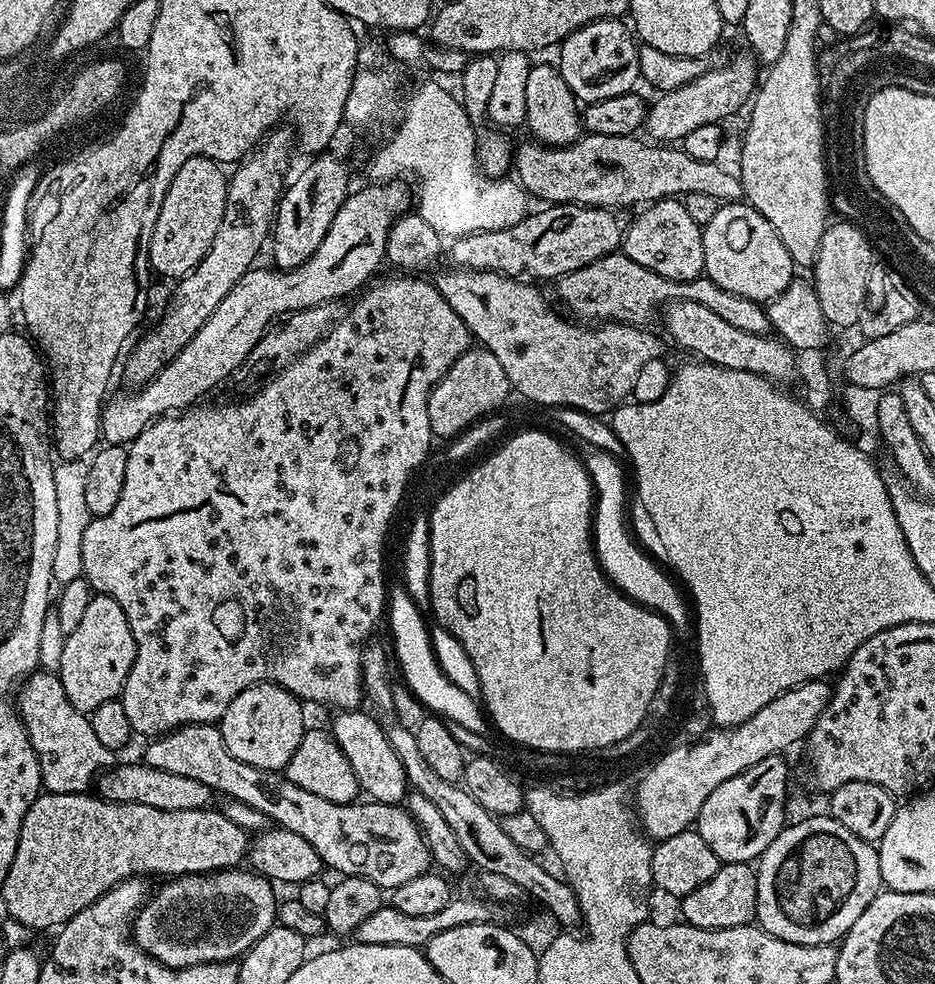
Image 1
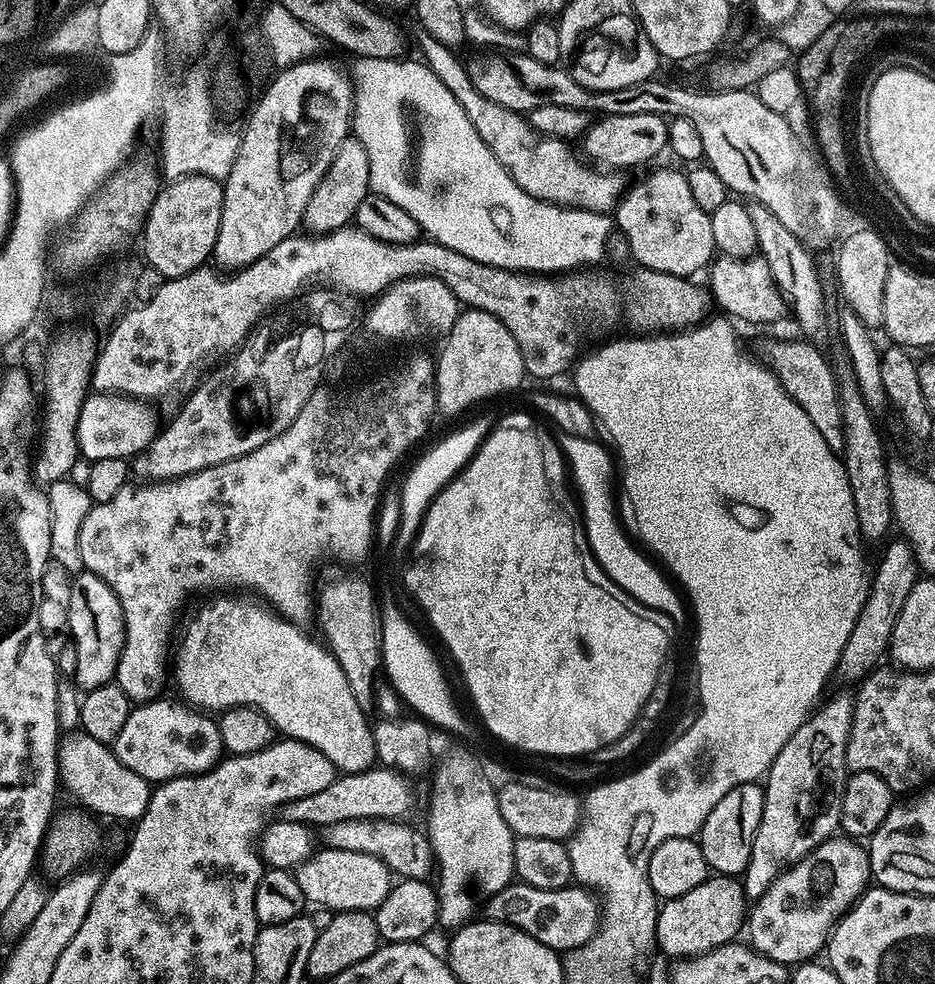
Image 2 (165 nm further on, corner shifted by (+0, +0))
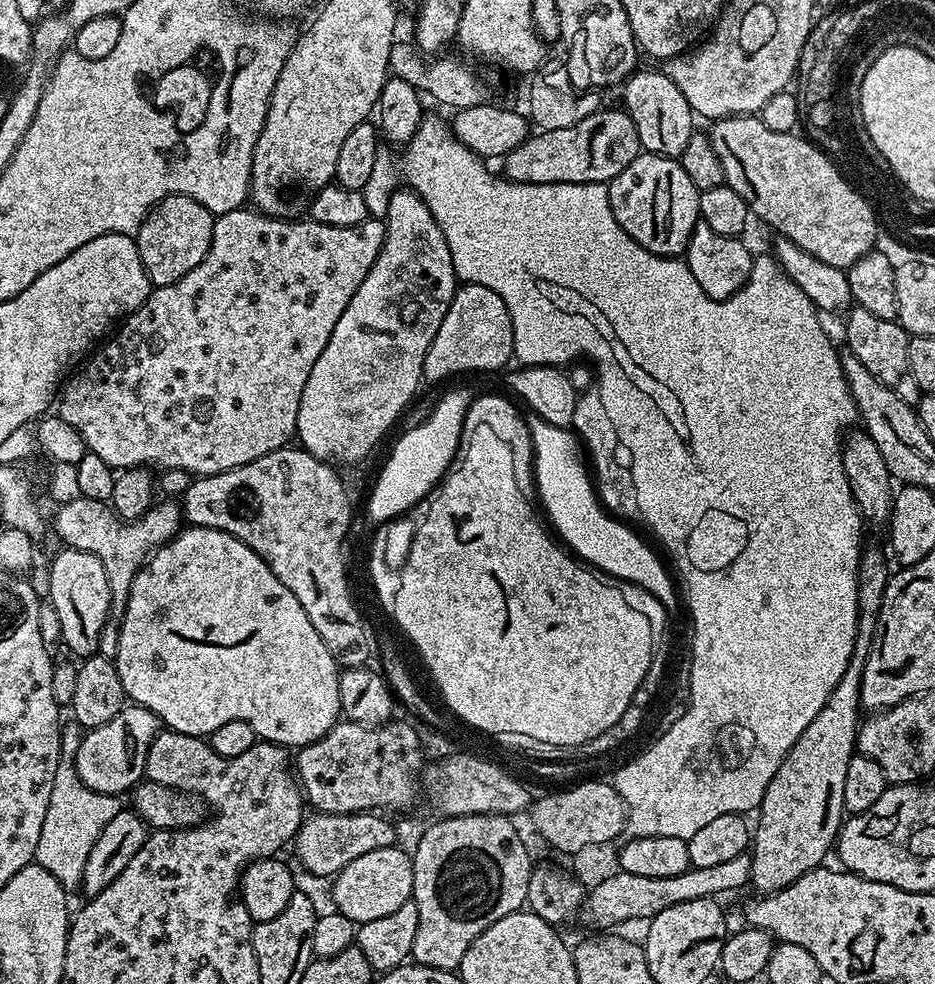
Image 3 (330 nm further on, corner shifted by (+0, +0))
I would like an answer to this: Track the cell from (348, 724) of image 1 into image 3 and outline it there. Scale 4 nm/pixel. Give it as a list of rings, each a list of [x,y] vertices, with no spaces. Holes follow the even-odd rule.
[[[193,526],[185,527],[183,530],[176,533],[171,540],[166,544],[161,544],[159,548],[153,551],[152,555],[144,561],[144,565],[138,570],[138,574],[134,578],[134,582],[130,586],[130,594],[128,595],[128,601],[124,607],[122,615],[118,620],[118,646],[116,647],[116,655],[114,657],[116,661],[116,669],[118,670],[118,678],[122,678],[122,686],[124,687],[125,697],[132,704],[141,704],[146,710],[150,710],[156,717],[160,719],[161,725],[165,729],[173,732],[181,732],[182,734],[190,734],[191,736],[199,736],[201,738],[207,738],[211,736],[214,730],[218,730],[218,726],[223,726],[226,722],[246,722],[256,732],[257,737],[261,741],[270,744],[283,744],[285,748],[289,750],[299,750],[304,747],[305,744],[312,744],[318,738],[322,738],[328,731],[331,730],[341,719],[342,713],[340,711],[340,698],[338,696],[338,682],[340,681],[341,669],[336,668],[338,665],[337,657],[332,655],[332,651],[326,646],[326,642],[322,642],[322,638],[316,630],[314,625],[310,622],[310,618],[306,616],[305,610],[302,608],[302,603],[298,602],[298,598],[294,596],[278,580],[274,573],[271,572],[270,566],[266,564],[262,557],[254,552],[250,546],[245,542],[239,541],[238,538],[232,537],[230,533],[224,533],[222,530],[210,529],[210,528],[197,528]]]

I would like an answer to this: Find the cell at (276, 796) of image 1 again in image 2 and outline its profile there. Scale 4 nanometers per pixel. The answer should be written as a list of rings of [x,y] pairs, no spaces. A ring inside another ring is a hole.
[[[164,699],[137,703],[129,711],[122,730],[118,730],[118,738],[110,745],[118,762],[149,782],[163,782],[178,776],[208,772],[222,759],[219,723],[211,715],[179,699]]]

